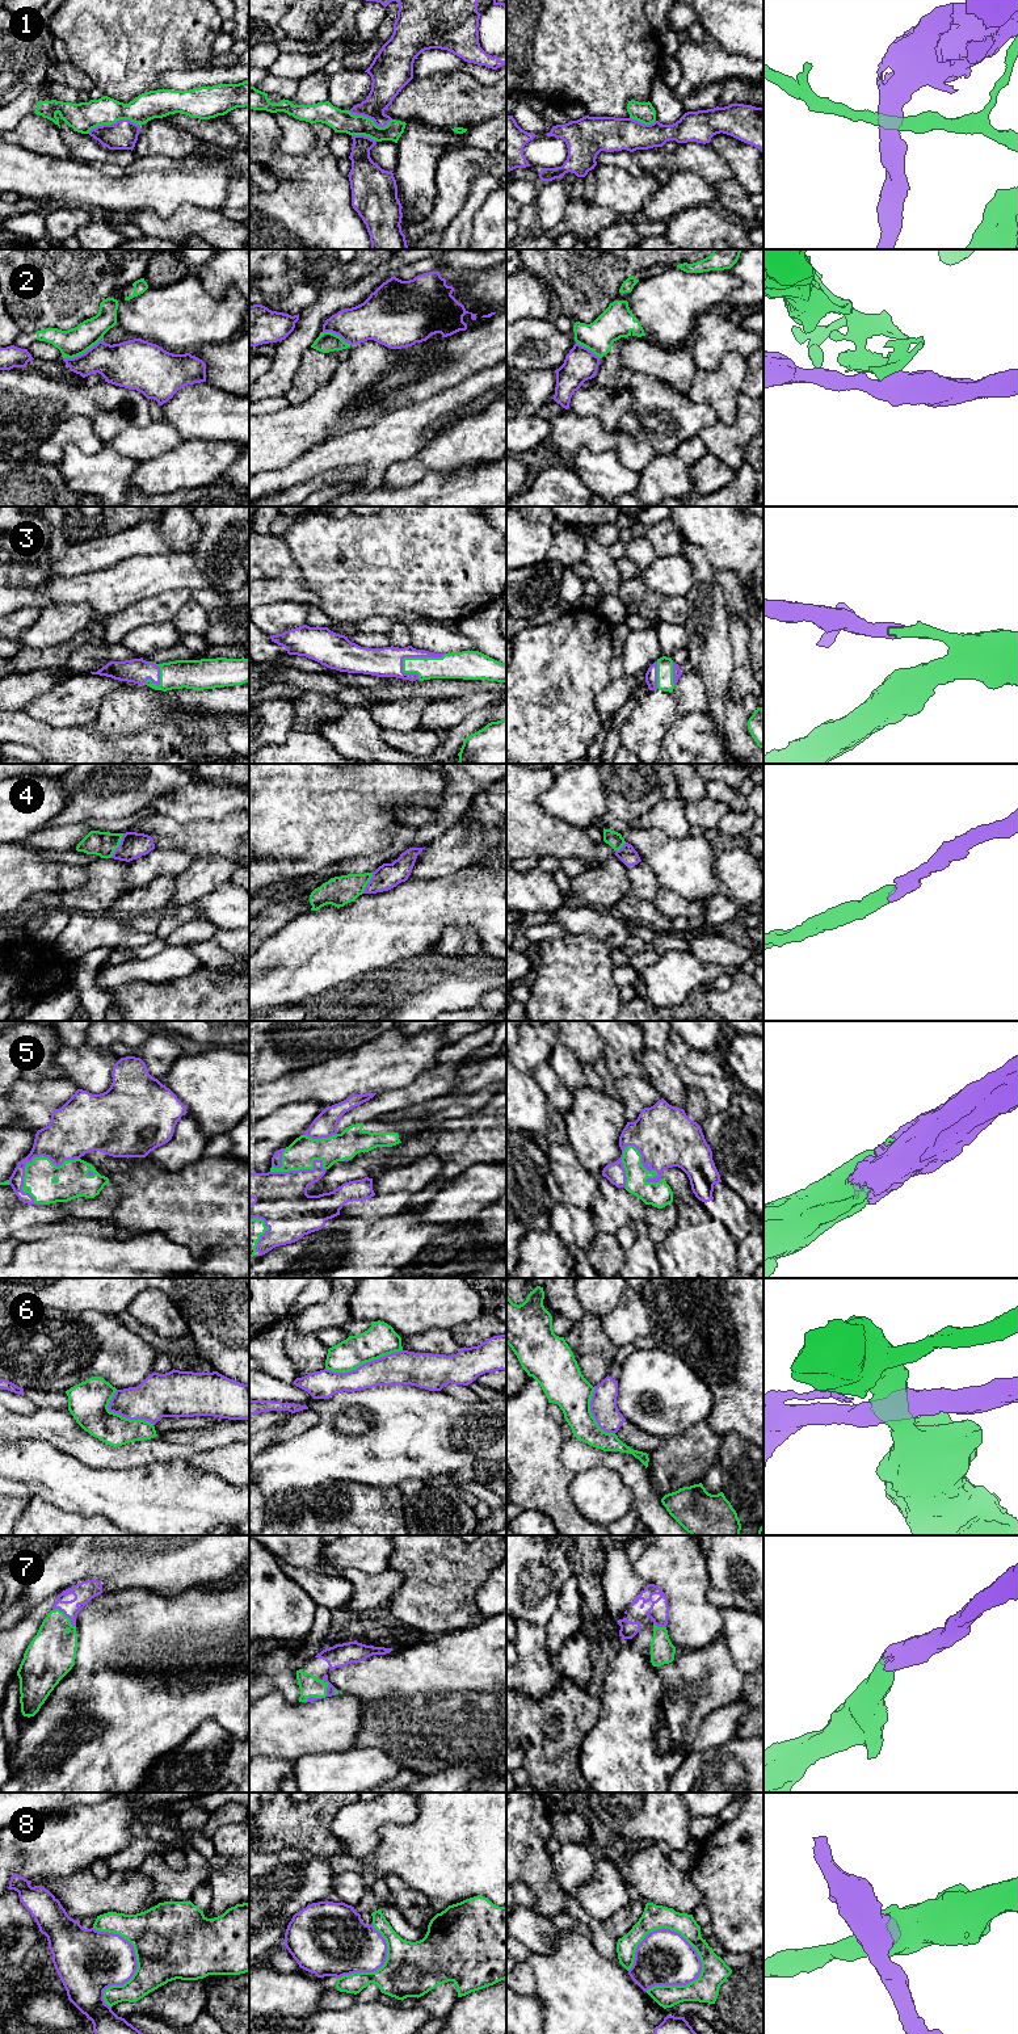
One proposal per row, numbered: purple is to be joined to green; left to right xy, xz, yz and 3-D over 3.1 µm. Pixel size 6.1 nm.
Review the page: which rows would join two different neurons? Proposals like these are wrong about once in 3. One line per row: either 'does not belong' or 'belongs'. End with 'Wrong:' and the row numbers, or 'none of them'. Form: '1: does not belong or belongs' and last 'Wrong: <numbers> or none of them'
1: does not belong
2: does not belong
3: belongs
4: belongs
5: belongs
6: does not belong
7: belongs
8: does not belong
Wrong: 1, 2, 6, 8

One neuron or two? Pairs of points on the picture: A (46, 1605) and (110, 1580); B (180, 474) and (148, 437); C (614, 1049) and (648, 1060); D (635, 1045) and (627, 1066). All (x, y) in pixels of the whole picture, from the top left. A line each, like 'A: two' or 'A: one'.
A: two
B: two
C: two
D: one

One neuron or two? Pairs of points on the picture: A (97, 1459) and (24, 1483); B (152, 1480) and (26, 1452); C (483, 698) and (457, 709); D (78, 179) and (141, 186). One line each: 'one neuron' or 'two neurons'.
A: two neurons
B: one neuron
C: one neuron
D: one neuron

